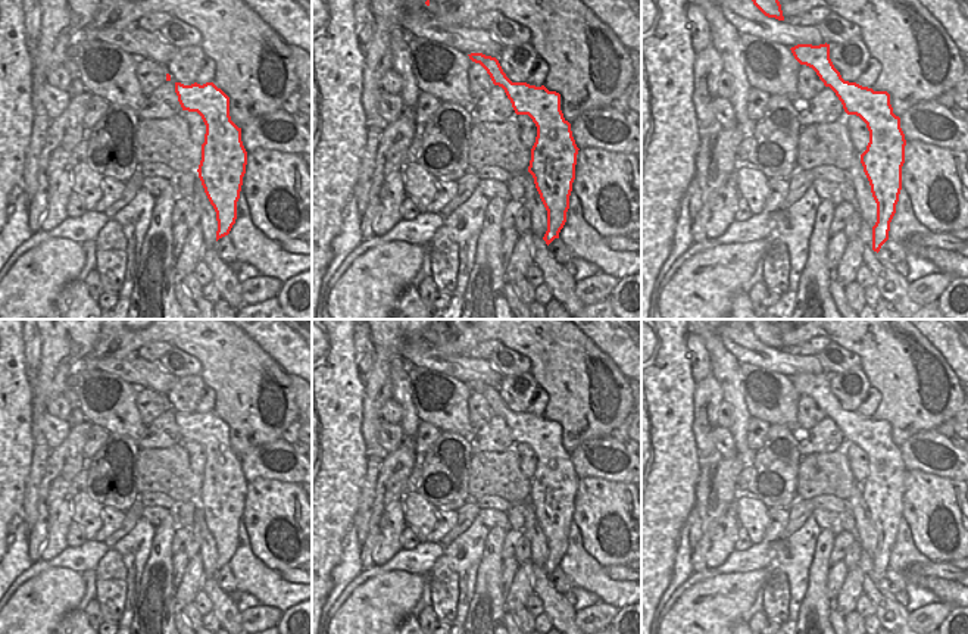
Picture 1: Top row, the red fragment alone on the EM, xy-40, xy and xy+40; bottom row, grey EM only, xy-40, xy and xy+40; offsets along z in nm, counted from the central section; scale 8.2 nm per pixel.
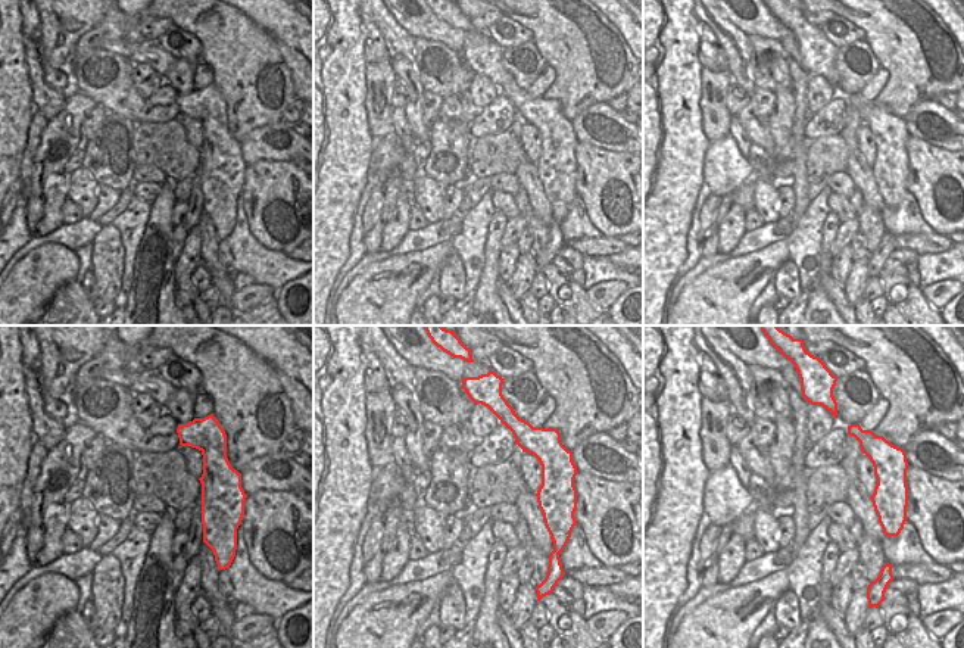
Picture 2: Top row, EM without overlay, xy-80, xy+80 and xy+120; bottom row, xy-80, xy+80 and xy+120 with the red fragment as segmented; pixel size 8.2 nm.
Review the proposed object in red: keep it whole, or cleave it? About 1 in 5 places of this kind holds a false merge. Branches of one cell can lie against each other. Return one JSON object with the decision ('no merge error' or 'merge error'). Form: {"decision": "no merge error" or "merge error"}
{"decision": "no merge error"}

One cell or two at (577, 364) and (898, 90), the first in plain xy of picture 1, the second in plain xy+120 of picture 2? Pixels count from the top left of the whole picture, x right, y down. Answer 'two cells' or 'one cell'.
one cell

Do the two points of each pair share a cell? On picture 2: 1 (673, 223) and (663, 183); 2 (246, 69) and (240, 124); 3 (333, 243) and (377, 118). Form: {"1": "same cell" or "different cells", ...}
{"1": "same cell", "2": "same cell", "3": "different cells"}

